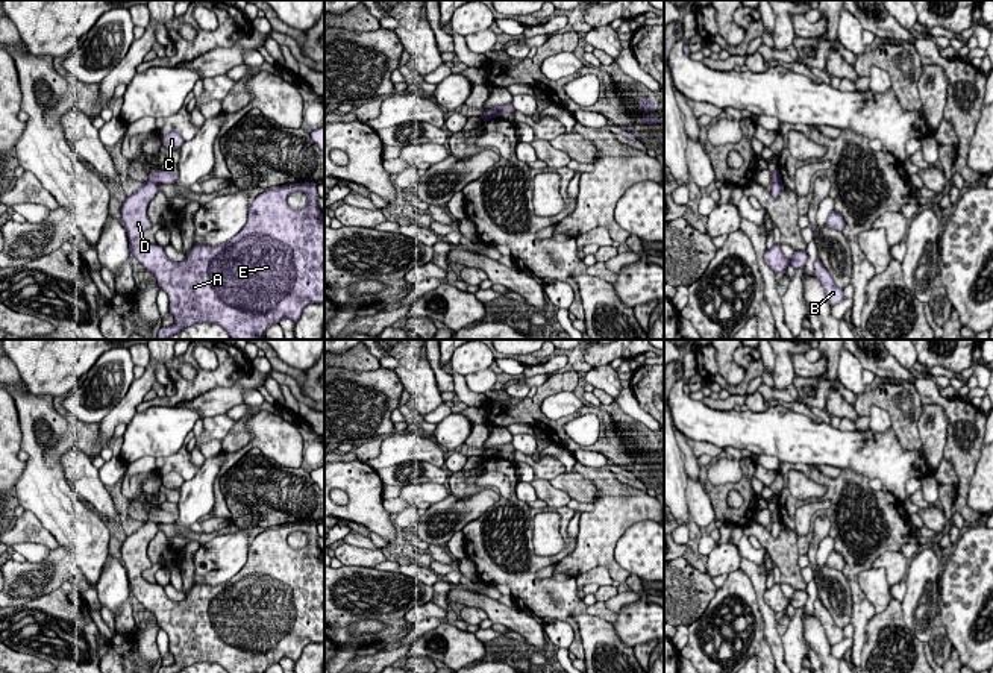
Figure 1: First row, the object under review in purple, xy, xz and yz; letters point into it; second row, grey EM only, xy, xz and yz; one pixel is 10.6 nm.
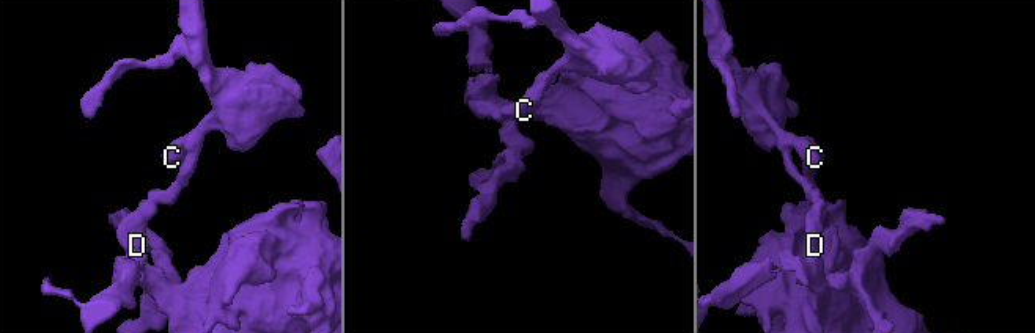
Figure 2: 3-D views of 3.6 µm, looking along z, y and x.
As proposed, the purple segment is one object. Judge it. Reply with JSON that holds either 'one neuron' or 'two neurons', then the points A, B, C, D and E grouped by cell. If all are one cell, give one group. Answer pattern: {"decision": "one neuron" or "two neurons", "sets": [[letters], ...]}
{"decision": "two neurons", "sets": [["A", "B", "D", "E"], ["C"]]}

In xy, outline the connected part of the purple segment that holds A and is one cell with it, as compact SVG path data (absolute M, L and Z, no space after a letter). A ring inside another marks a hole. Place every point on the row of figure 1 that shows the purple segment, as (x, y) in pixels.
M147 180L121 206L130 258L155 274L170 299L174 324L162 326L156 340L170 340L205 321L220 324L230 340L262 340L271 324L282 318L296 323L308 305L324 303L324 212L317 205L317 183L265 189L249 205L247 221L235 236L215 247L194 244L182 262L170 261L162 246L143 238L150 227L147 206L158 191L158 185ZM291 193L305 193L308 205L293 209L288 205Z

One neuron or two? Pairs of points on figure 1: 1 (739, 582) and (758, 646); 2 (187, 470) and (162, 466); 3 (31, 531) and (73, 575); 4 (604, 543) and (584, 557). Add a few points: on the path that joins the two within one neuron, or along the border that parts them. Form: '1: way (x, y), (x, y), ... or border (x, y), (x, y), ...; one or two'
1: way (743, 597), (755, 614), (757, 631); one
2: way (181, 466), (169, 466); one
3: border (59, 546), (50, 550); two
4: way (599, 543), (588, 554); one

